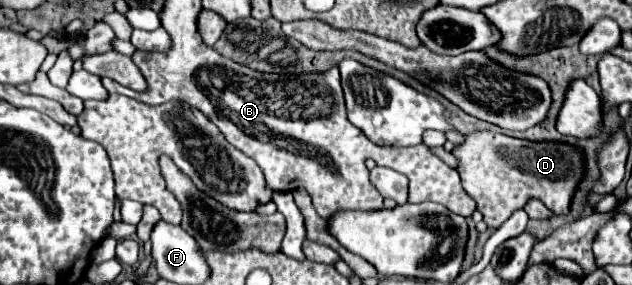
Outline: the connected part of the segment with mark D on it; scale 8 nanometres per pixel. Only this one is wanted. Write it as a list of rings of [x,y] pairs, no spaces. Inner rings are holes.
[[[490,130],[472,132],[462,144],[454,146],[458,174],[464,190],[476,200],[484,222],[500,228],[514,210],[524,208],[530,198],[542,200],[554,214],[568,214],[580,180],[586,174],[584,150],[568,142],[532,142]]]

